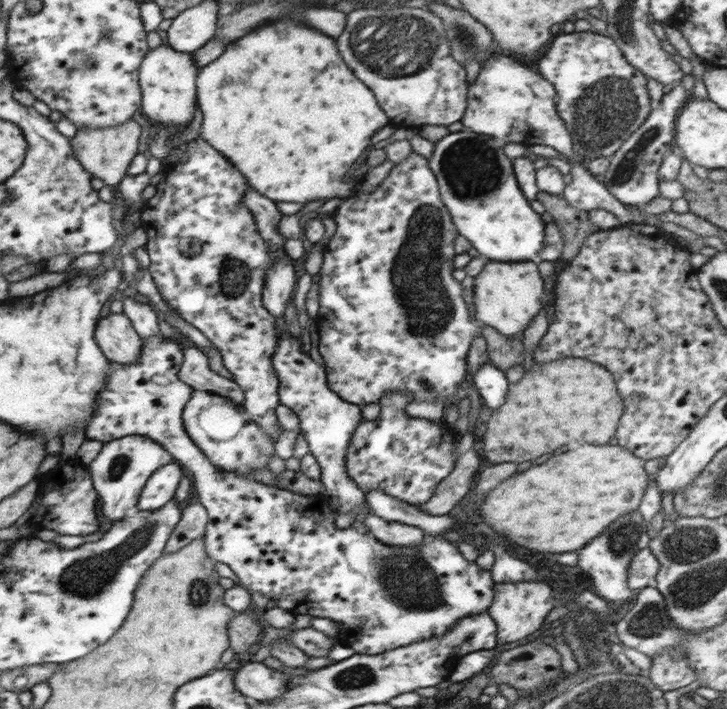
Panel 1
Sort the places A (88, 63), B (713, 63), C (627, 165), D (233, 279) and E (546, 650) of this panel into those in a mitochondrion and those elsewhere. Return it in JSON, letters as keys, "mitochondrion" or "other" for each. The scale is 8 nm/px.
{"A":"mitochondrion","B":"other","C":"mitochondrion","D":"mitochondrion","E":"other"}

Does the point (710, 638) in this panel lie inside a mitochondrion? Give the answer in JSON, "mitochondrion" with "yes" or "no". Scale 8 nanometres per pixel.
{"mitochondrion":"no"}

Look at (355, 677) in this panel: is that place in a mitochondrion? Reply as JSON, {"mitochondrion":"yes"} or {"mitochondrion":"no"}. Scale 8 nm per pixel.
{"mitochondrion":"yes"}

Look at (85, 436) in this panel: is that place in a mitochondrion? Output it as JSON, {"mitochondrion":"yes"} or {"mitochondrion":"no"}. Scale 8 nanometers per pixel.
{"mitochondrion":"no"}

